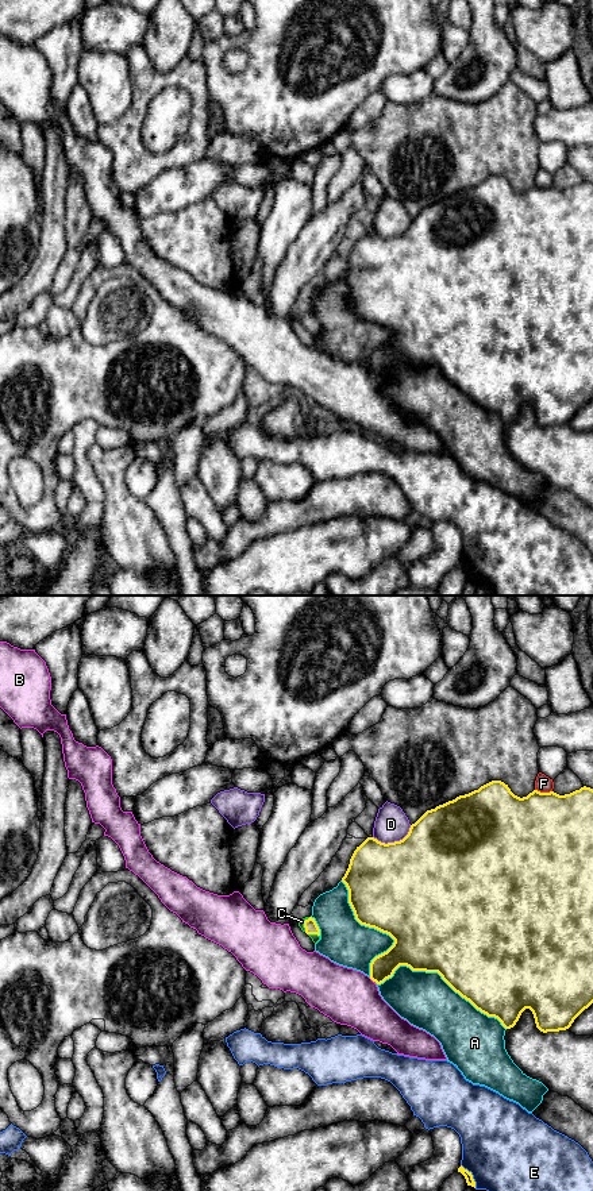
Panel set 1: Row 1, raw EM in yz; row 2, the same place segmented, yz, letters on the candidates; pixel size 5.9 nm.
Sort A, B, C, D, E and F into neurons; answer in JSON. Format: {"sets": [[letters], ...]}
{"sets": [["A"], ["B"], ["C"], ["D"], ["E"], ["F"]]}

